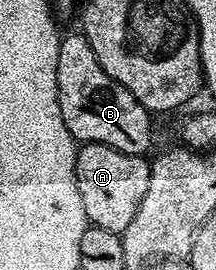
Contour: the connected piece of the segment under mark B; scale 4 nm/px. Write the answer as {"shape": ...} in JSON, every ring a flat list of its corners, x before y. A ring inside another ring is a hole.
{"shape":[[65,35,58,50,58,106,62,110,62,122,70,130,73,140,84,144,102,143,130,156,145,155,152,144,153,117,144,109,142,102,126,90,114,78,102,70,90,42,82,35]]}

